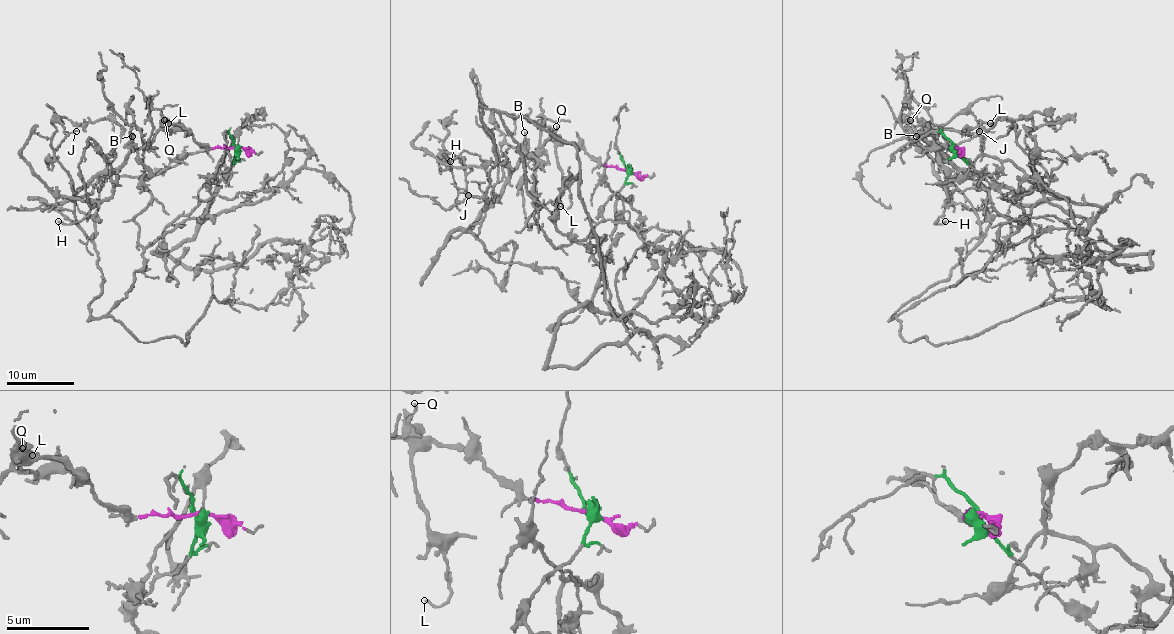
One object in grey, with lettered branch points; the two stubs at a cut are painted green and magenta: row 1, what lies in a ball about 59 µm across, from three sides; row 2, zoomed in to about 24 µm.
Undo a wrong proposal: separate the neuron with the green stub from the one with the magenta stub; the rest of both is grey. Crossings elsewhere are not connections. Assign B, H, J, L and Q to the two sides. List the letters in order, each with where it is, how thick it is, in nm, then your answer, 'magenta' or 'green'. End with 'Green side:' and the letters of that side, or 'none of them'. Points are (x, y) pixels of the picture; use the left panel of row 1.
B: at (132, 136); 180 nm thick; magenta
H: at (58, 221); 130 nm thick; magenta
J: at (76, 131); 110 nm thick; green
L: at (168, 123); 120 nm thick; magenta
Q: at (164, 120); 130 nm thick; magenta
Green side: J

